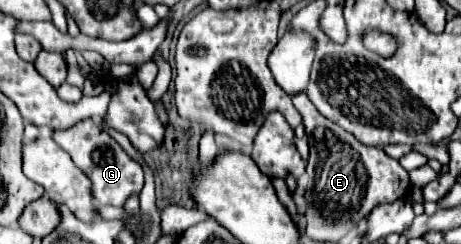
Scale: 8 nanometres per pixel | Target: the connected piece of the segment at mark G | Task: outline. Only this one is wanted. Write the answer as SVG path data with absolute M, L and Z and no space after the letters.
M91 118L77 122L69 130L55 130L53 140L71 156L75 166L85 172L91 180L93 202L95 204L111 204L123 206L131 194L139 194L143 188L143 170L137 162L133 162L125 150L107 134L103 132Z

